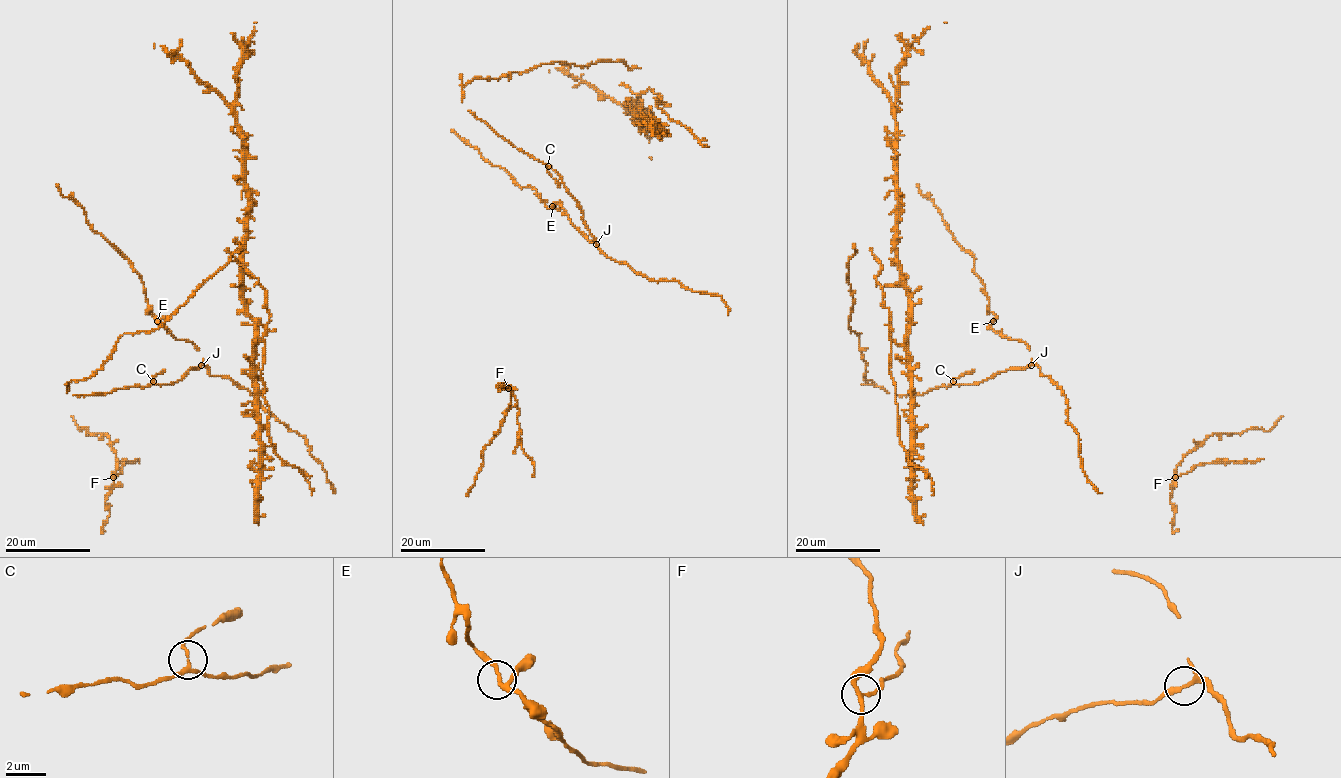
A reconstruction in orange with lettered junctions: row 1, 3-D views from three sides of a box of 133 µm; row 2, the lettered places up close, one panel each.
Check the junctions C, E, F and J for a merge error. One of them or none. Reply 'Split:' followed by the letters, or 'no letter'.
Split: F

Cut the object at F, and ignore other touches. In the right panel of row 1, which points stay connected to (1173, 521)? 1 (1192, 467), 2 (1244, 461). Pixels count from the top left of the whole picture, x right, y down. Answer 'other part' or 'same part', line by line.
1: other part
2: other part

